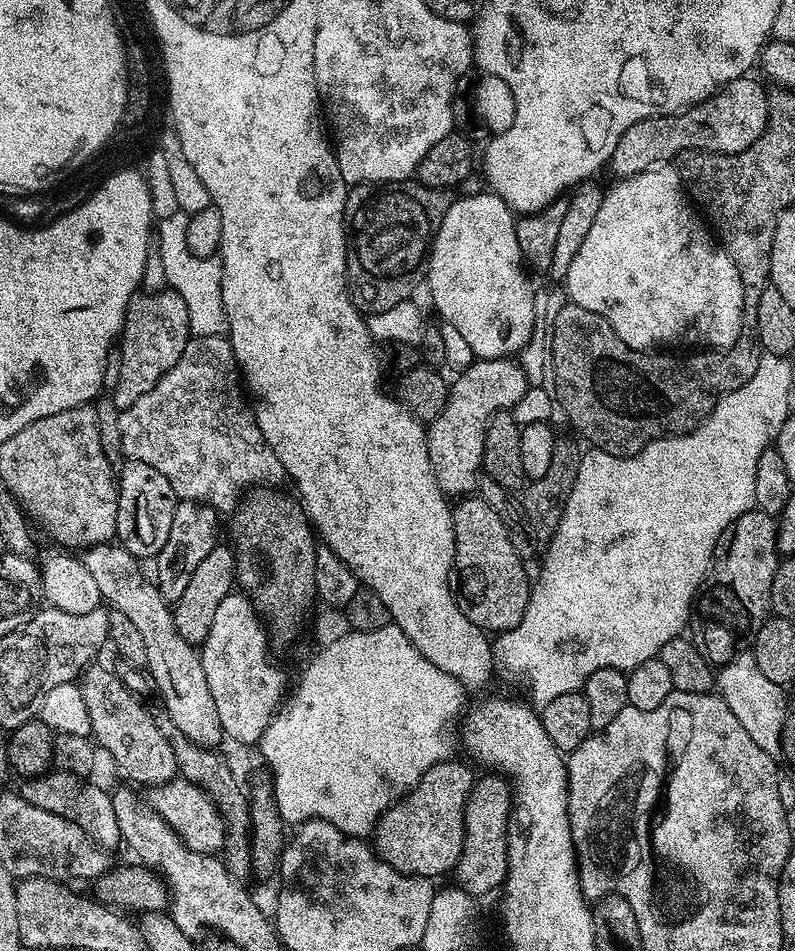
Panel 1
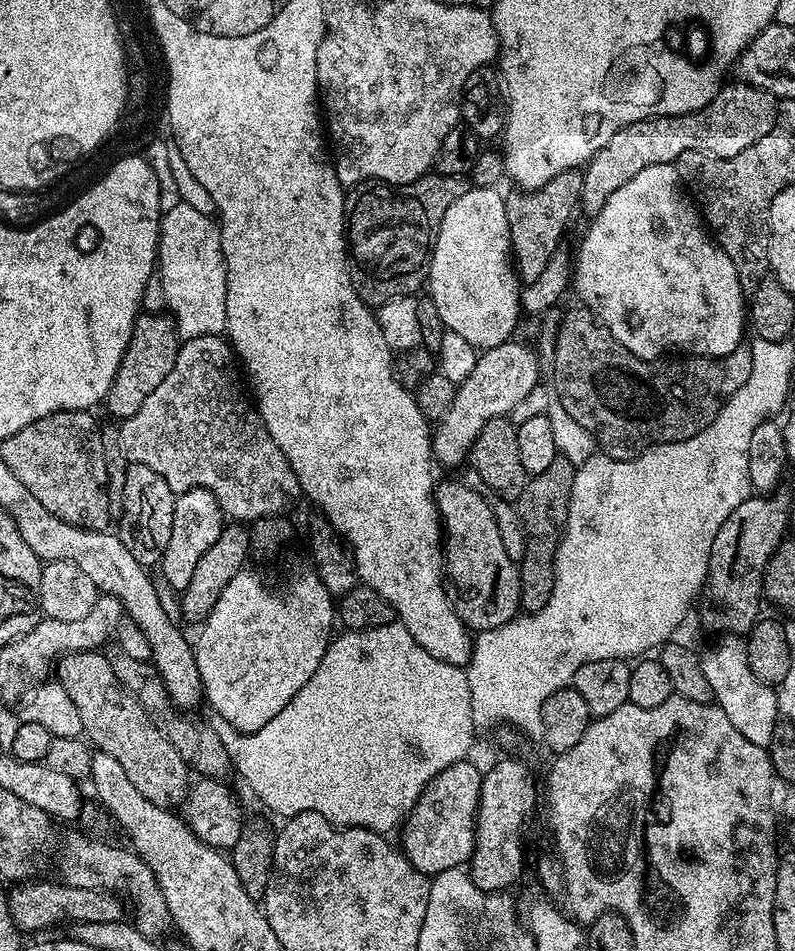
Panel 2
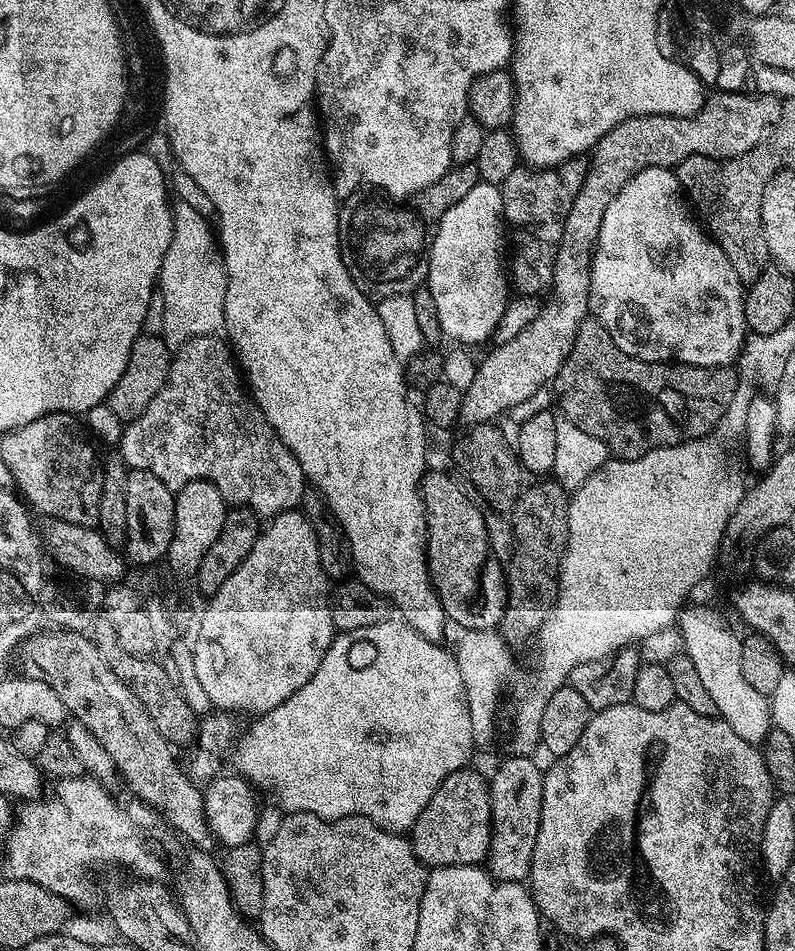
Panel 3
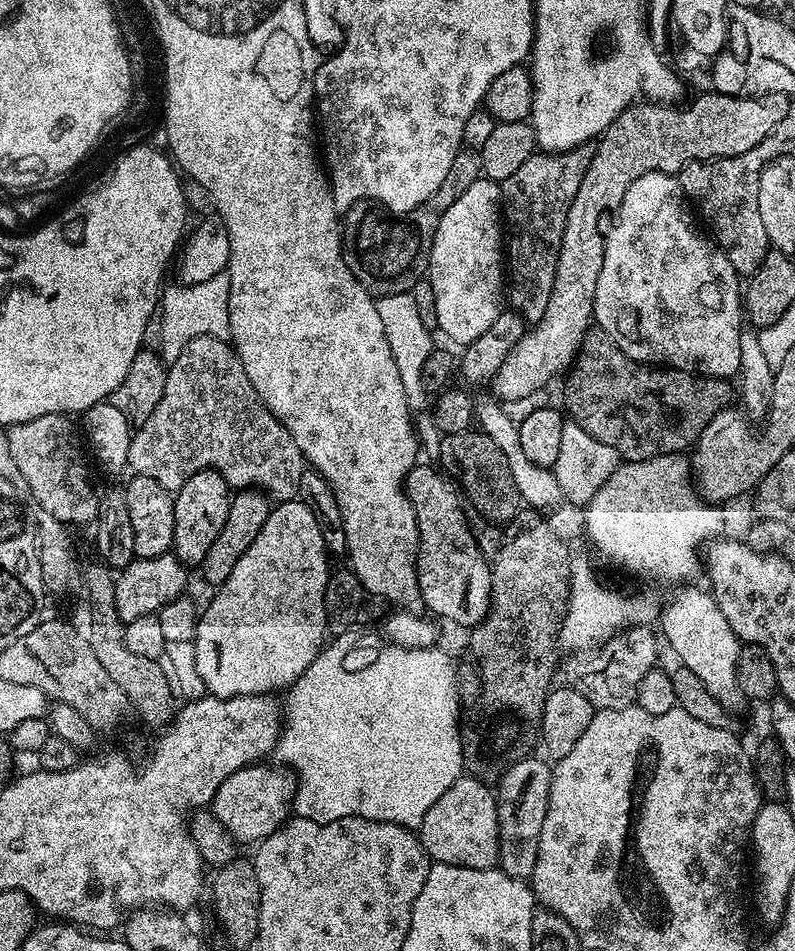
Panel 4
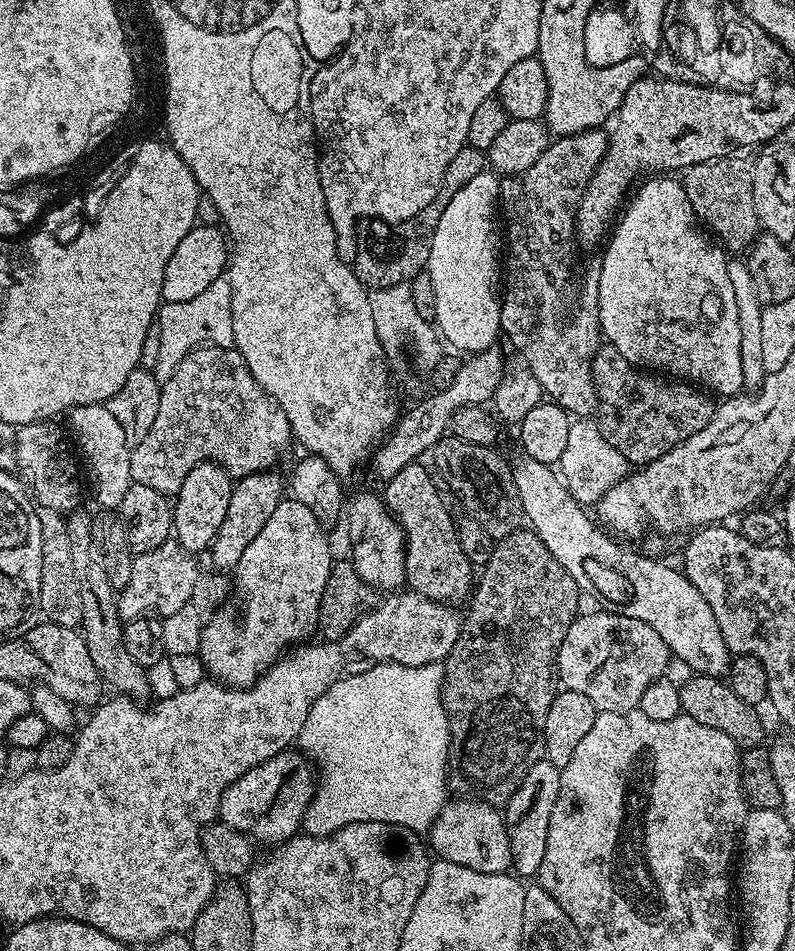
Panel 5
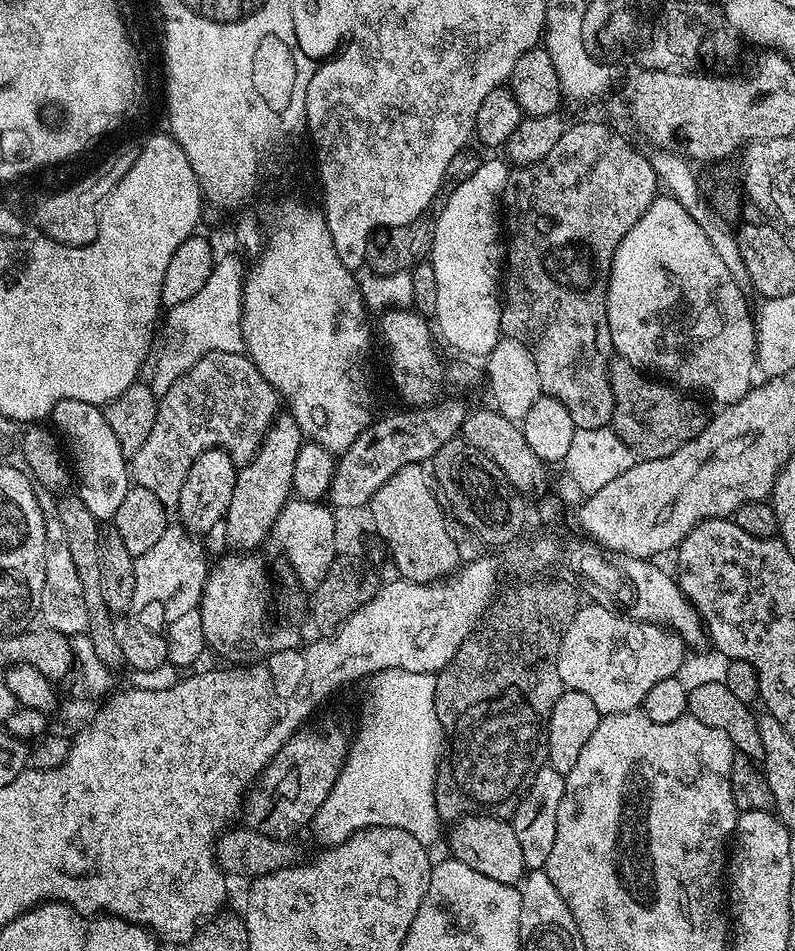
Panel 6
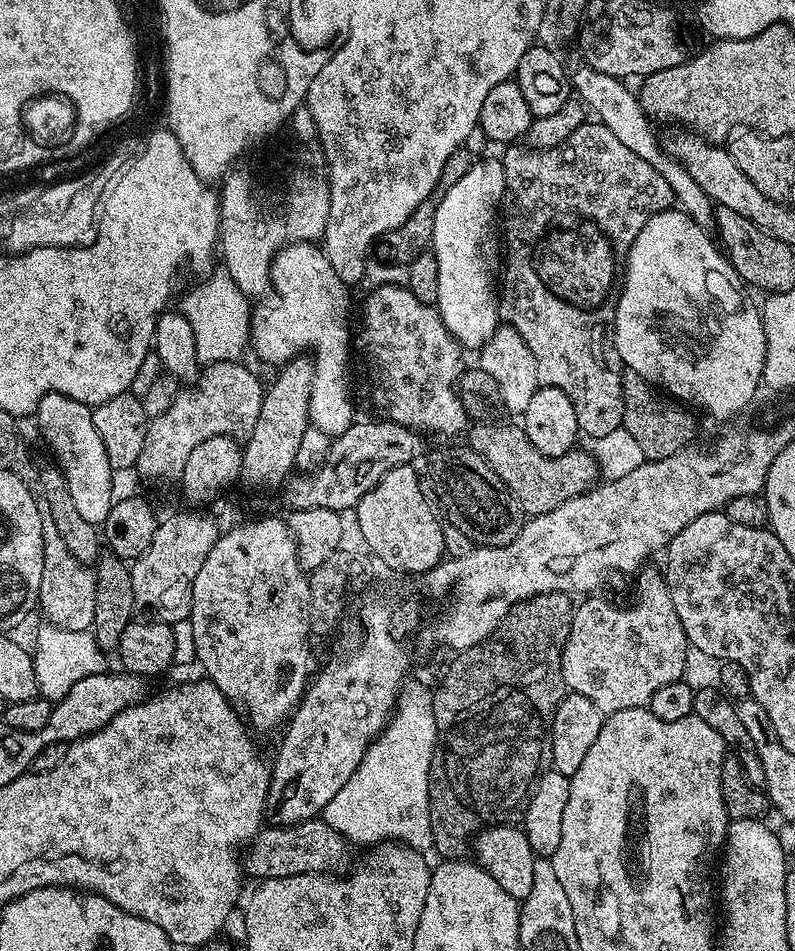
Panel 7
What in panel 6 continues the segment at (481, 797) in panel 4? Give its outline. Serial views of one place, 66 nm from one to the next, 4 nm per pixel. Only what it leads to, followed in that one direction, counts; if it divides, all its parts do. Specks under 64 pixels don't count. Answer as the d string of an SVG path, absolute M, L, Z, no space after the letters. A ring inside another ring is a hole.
M469 814L460 817L447 829L448 848L451 859L466 862L470 870L478 870L478 874L486 874L486 878L494 878L494 882L502 882L513 886L519 885L526 875L522 860L522 846L518 843L518 834L514 834L511 823L507 819L499 820L492 814Z

